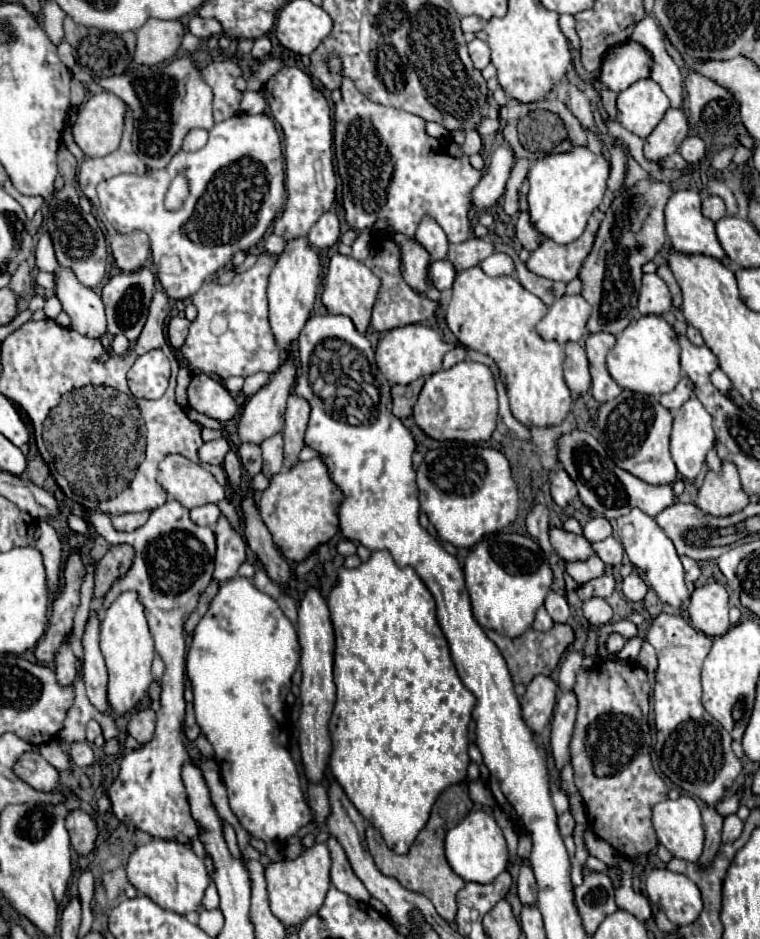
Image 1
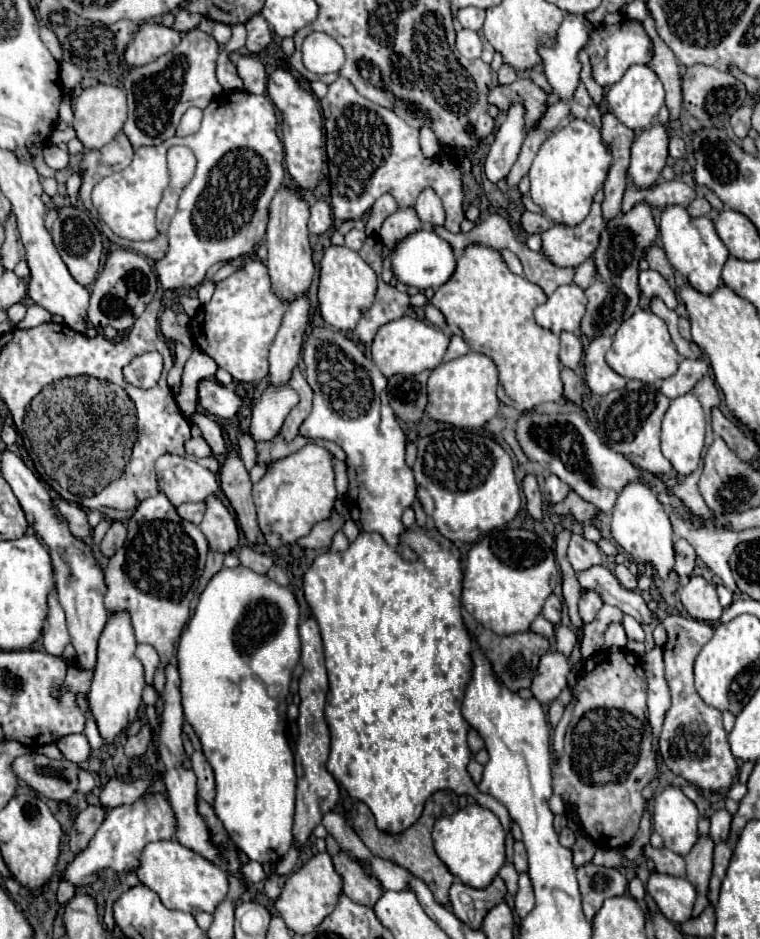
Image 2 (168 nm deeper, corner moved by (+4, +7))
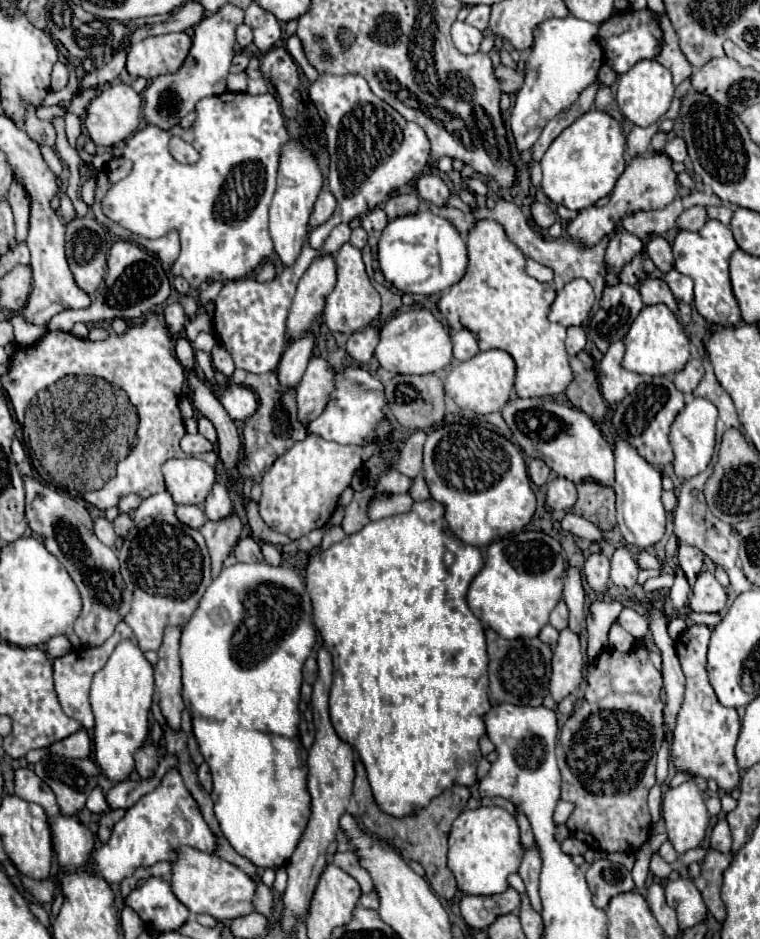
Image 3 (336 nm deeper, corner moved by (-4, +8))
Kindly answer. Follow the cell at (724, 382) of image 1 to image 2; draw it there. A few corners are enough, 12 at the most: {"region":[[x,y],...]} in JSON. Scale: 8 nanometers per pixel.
{"region":[[684,358],[662,382],[672,400],[690,392],[708,373],[706,360]]}

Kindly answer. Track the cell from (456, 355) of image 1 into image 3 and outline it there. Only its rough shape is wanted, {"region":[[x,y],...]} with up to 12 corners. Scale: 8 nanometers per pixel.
{"region":[[470,331],[455,332],[453,357],[465,361],[478,354]]}

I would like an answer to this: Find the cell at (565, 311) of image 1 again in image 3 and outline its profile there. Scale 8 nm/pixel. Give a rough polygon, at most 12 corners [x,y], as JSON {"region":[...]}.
{"region":[[574,279],[556,295],[548,319],[564,327],[588,321],[594,291]]}

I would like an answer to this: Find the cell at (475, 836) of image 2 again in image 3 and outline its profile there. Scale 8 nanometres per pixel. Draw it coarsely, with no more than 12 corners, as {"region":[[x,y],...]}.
{"region":[[502,807],[462,811],[448,867],[470,895],[506,891],[524,849]]}

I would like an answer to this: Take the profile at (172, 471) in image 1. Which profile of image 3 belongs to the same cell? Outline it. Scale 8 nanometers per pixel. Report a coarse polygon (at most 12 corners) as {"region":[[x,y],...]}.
{"region":[[196,457],[166,461],[166,491],[178,505],[202,505],[214,467]]}

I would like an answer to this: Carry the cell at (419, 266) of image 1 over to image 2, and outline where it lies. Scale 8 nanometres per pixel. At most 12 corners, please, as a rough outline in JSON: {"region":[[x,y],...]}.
{"region":[[412,206],[398,208],[382,222],[380,238],[390,248],[422,228]]}

